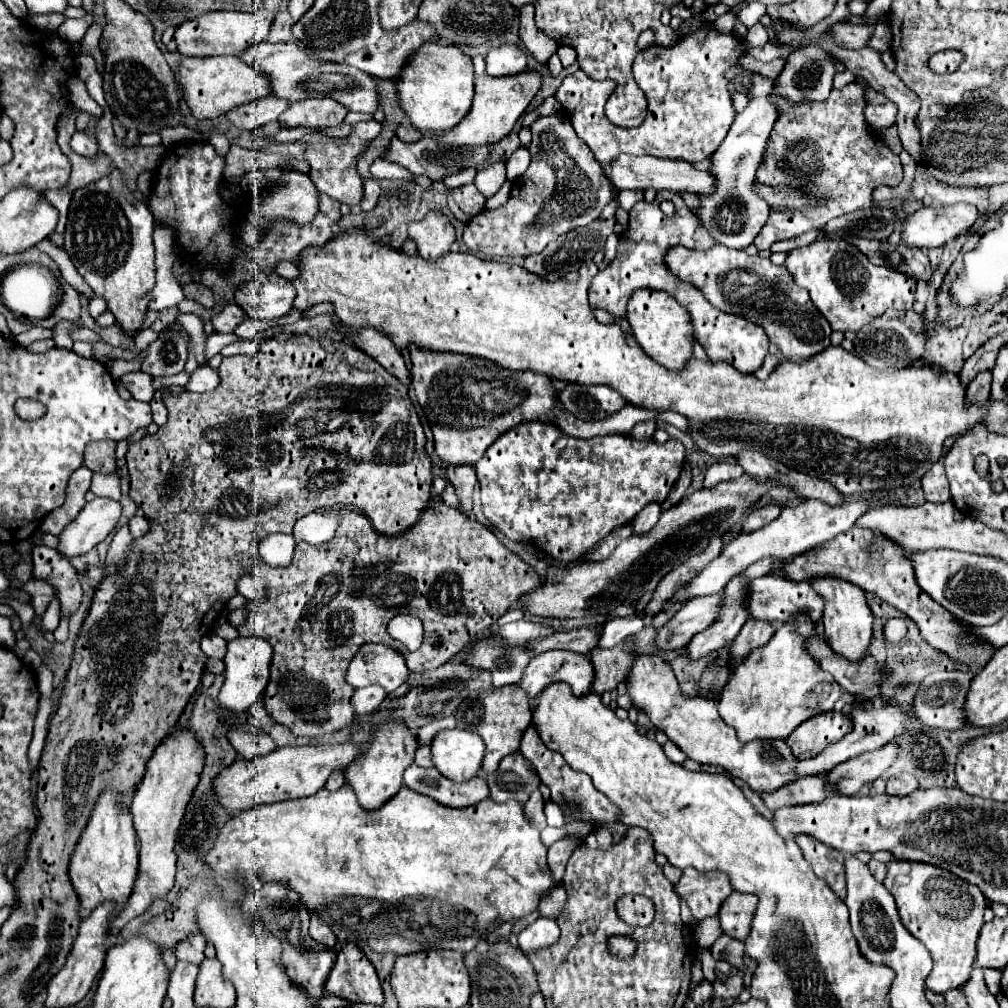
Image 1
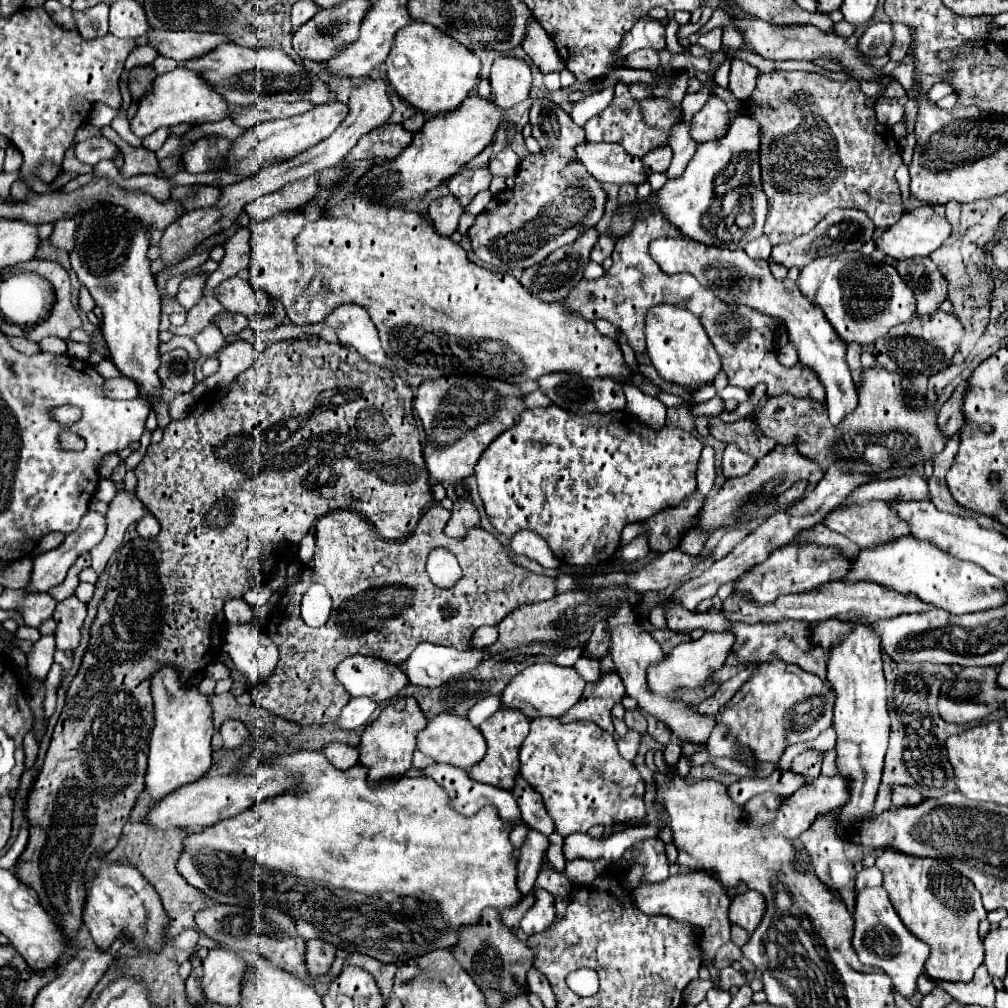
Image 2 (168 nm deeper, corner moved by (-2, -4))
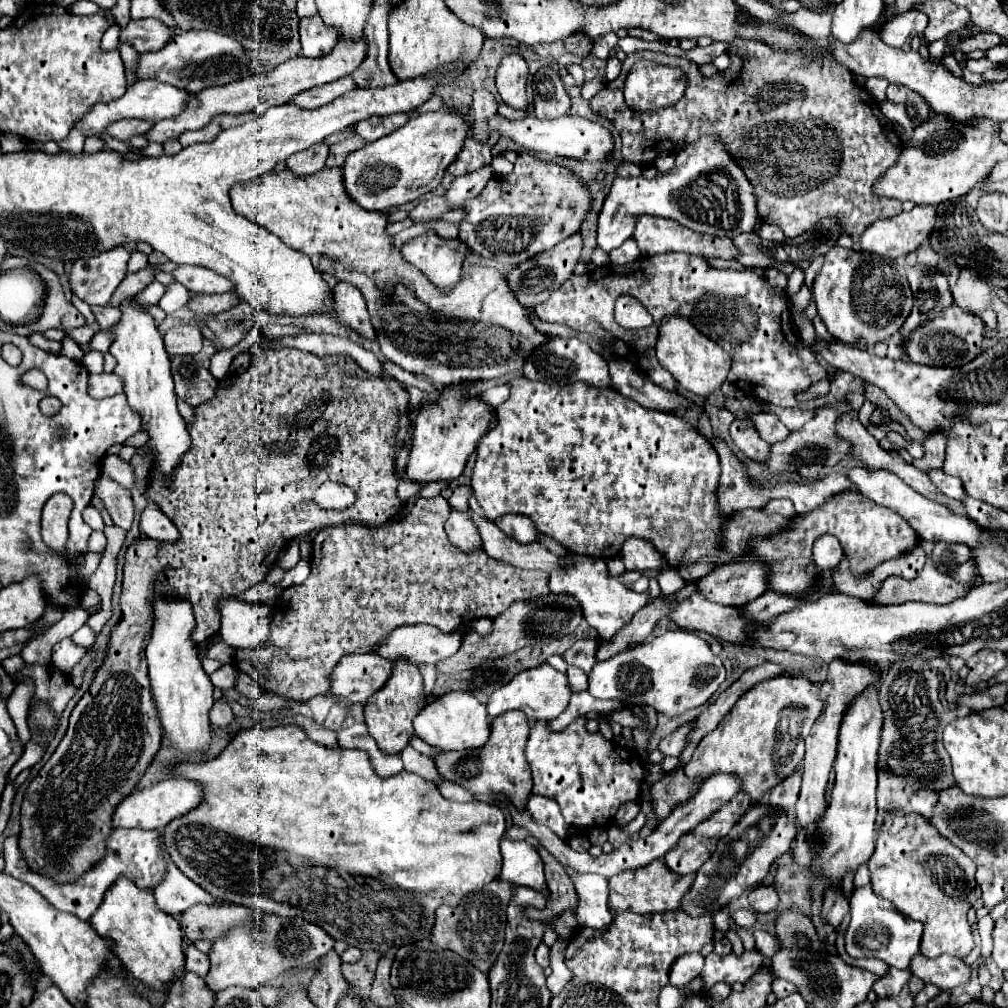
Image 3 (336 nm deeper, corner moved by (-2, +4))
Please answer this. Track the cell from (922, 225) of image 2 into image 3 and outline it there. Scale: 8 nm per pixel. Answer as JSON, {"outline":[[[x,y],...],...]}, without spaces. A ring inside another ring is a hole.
{"outline":[[[916,205],[912,211],[902,211],[896,217],[874,221],[874,225],[862,233],[860,249],[888,259],[898,259],[918,249],[920,243],[934,231],[934,223],[936,209]]]}

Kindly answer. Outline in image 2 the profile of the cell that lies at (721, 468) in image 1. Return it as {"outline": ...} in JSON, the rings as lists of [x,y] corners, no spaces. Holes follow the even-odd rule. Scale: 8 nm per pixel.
{"outline":[[[728,445],[722,455],[722,473],[726,479],[746,475],[754,465],[756,465],[756,459],[736,449],[736,445]]]}

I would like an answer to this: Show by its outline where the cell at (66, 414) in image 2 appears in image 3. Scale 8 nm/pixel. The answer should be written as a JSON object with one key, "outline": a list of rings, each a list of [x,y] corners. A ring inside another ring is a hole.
{"outline":[[[100,373],[100,375],[90,375],[88,379],[88,393],[94,399],[104,399],[122,393],[122,379],[114,373]]]}

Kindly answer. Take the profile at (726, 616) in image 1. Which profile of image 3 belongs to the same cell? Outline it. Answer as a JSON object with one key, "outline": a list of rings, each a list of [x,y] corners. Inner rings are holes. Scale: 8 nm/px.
{"outline":[[[668,631],[660,637],[650,637],[642,645],[626,649],[608,661],[596,663],[588,675],[588,691],[596,699],[618,701],[622,699],[620,687],[628,687],[628,705],[648,705],[668,717],[678,717],[686,709],[706,705],[724,677],[726,669],[712,653],[708,641],[690,631]],[[704,665],[714,669],[700,669]],[[670,675],[674,681],[666,681]]]}

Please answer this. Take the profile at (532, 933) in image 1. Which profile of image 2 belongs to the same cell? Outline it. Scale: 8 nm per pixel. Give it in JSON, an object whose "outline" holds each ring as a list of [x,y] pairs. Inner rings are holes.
{"outline":[[[536,889],[536,903],[524,915],[524,919],[520,921],[520,929],[526,935],[546,931],[550,927],[550,923],[554,921],[554,917],[556,917],[556,911],[554,911],[554,895],[550,895],[544,889]]]}

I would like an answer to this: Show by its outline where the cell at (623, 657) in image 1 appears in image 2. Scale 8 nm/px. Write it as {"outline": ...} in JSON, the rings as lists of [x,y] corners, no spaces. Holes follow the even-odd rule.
{"outline":[[[608,671],[606,675],[600,677],[600,681],[586,685],[584,695],[578,701],[578,705],[574,705],[574,709],[570,709],[570,713],[564,713],[560,717],[560,721],[572,723],[578,719],[586,719],[586,721],[596,723],[604,731],[614,733],[610,711],[612,711],[612,705],[622,699],[622,695],[624,695],[624,685],[618,677],[618,673]]]}

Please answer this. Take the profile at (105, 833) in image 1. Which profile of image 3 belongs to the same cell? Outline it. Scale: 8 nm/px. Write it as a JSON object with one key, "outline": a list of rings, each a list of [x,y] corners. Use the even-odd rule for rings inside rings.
{"outline":[[[120,877],[106,893],[102,905],[90,919],[90,925],[104,939],[110,939],[114,955],[122,961],[126,971],[152,991],[170,991],[170,985],[186,973],[182,951],[180,923],[162,911],[158,911],[154,893],[138,889],[126,877]]]}

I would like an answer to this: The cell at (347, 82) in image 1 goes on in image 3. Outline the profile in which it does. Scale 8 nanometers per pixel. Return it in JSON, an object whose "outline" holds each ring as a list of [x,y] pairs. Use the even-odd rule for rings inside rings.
{"outline":[[[214,31],[174,33],[174,39],[170,39],[160,51],[138,55],[138,65],[134,67],[136,79],[156,79],[178,89],[186,89],[188,93],[198,93],[206,87],[238,81],[250,71],[252,65],[244,47],[232,37]]]}

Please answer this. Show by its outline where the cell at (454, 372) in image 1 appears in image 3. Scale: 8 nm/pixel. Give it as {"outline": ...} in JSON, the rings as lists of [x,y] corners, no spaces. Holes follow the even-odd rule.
{"outline":[[[446,387],[444,399],[428,403],[420,409],[414,423],[410,459],[406,465],[406,477],[412,483],[426,485],[430,481],[452,481],[460,477],[466,459],[476,449],[480,437],[488,431],[492,419],[492,407],[476,399],[476,389]]]}

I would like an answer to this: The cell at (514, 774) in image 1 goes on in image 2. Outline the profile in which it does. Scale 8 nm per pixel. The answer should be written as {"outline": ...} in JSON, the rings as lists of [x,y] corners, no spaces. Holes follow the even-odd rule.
{"outline":[[[520,775],[516,777],[516,787],[512,789],[516,803],[520,807],[522,813],[522,821],[526,821],[526,825],[530,825],[530,829],[536,829],[544,835],[554,833],[554,823],[550,819],[550,815],[546,813],[546,807],[542,803],[542,795],[536,793]]]}

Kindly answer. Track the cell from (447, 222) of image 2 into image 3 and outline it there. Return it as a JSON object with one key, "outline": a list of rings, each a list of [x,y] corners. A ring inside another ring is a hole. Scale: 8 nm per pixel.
{"outline":[[[484,165],[482,169],[474,171],[474,173],[468,173],[468,175],[462,175],[462,177],[456,177],[450,185],[450,189],[446,191],[446,199],[456,205],[456,203],[462,203],[466,201],[468,197],[476,197],[484,187],[486,183],[494,177],[494,169],[492,165]]]}

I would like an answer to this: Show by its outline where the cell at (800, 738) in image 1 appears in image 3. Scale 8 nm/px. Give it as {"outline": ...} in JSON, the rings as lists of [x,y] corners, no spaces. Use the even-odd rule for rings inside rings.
{"outline":[[[796,769],[790,777],[786,777],[786,781],[778,783],[770,795],[768,795],[768,803],[776,805],[776,807],[794,807],[796,799],[798,799],[798,789],[800,789],[800,781],[802,781],[802,769]]]}

